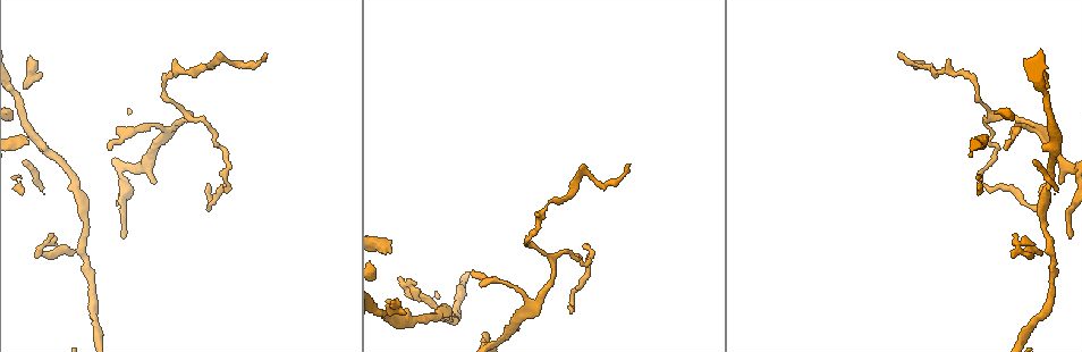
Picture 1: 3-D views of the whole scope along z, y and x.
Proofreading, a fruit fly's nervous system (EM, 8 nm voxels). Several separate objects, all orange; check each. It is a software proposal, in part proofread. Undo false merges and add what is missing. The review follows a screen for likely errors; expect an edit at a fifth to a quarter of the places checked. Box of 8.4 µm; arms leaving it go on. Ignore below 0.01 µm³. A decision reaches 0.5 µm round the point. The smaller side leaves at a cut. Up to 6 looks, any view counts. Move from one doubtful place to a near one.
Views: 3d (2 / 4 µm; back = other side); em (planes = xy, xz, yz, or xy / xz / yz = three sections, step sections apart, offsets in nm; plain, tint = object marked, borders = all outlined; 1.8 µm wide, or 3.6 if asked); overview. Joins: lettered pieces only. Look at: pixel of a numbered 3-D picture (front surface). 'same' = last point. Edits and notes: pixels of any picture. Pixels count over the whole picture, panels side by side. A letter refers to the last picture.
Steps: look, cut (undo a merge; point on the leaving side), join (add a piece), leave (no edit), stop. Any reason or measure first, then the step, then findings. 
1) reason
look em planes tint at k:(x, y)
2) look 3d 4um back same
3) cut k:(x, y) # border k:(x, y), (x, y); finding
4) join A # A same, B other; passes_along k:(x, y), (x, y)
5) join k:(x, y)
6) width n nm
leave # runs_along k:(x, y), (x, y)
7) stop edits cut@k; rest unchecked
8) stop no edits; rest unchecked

an open end
look em planes borders at 1:(1015, 239)

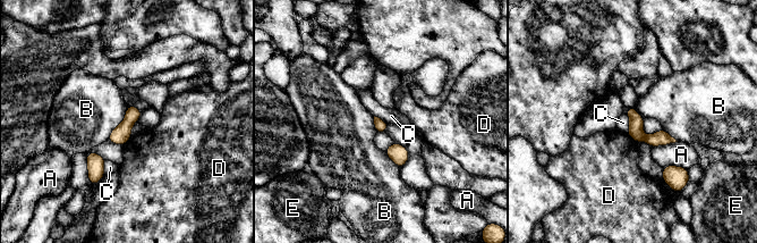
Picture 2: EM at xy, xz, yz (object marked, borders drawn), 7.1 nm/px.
width 90 nm
leave # A other, B other, C other, D other, E other; runs_along 2:(629, 111), (645, 137), (671, 140); none of them fits

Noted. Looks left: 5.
narrows sharply
look 3d 2um at 1:(1046, 141)

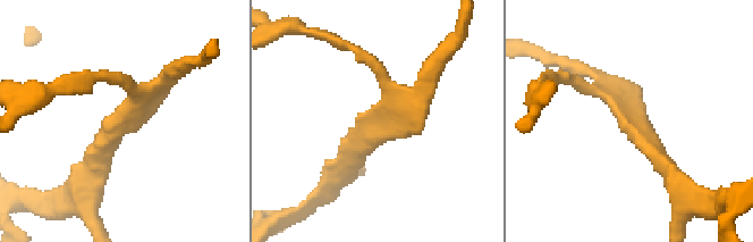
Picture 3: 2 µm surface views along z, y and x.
arms 3; shape alone is not enough
look em yz step 8 tint at 3:(634, 121)

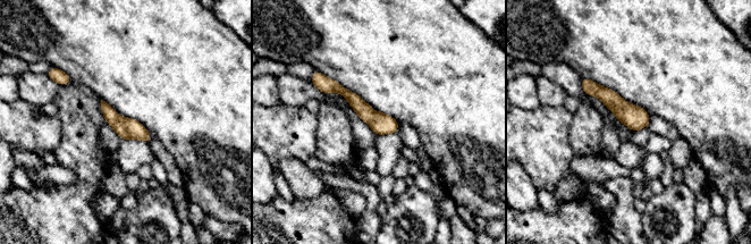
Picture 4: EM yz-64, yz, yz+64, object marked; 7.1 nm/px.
another direction
look em xy step 16 borders same

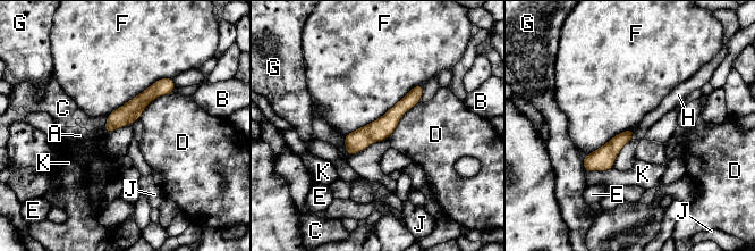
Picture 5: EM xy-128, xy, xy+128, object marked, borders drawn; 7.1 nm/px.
leave # A other, B other, C other, D other, E other, F other, G other, H other, J other, K other; runs_along 5:(421, 88), (350, 152); all the same neuron

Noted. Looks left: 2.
long arm stops here
look em yz step 4 borders at 1:(265, 54)

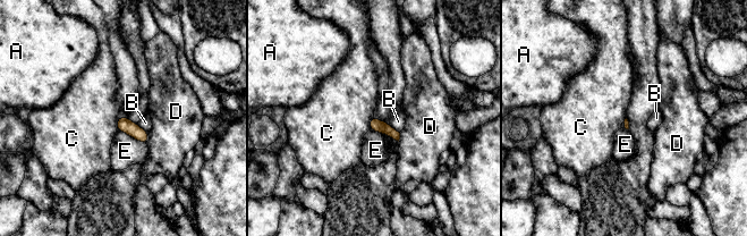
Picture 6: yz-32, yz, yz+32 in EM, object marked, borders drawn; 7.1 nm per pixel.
leave # A other, B other, C other, D other, E other; border 6:(127, 116), (118, 119), (117, 129); none of them fits

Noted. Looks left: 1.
stop no edits; rest unchecked

